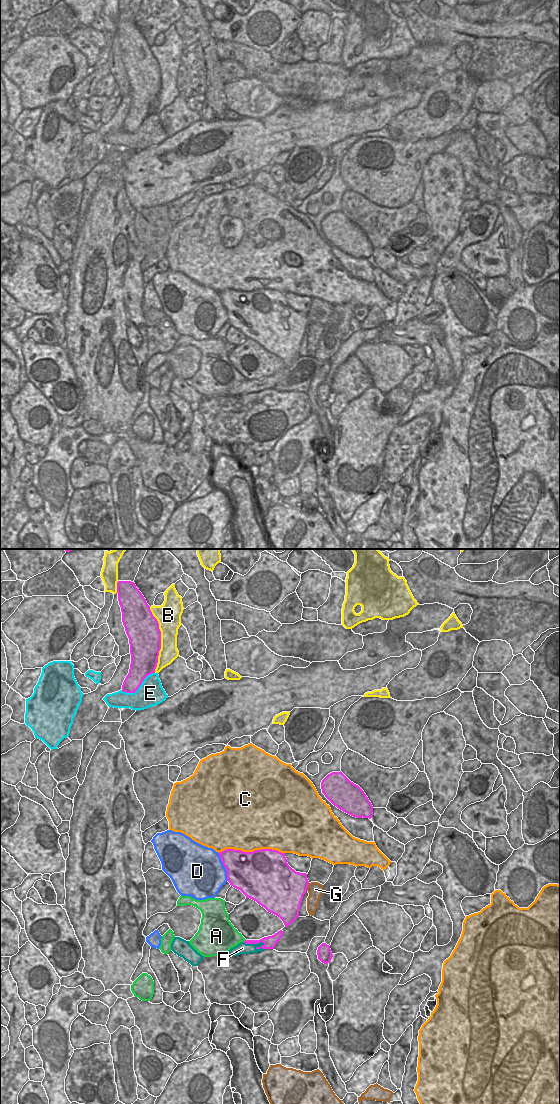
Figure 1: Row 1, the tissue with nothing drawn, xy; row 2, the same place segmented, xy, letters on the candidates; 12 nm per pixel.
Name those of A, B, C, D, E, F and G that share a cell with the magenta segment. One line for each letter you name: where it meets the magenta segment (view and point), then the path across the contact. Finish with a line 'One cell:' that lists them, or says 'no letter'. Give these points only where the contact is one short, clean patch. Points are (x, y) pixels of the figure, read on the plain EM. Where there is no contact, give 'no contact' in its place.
One cell: no letter

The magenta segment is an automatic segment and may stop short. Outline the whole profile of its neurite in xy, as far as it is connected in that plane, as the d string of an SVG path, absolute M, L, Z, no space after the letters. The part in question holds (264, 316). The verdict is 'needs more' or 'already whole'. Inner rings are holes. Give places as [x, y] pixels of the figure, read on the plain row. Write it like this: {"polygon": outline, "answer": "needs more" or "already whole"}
{"polygon": "M226 289L219 292L219 296L227 311L227 321L246 338L256 341L268 352L278 356L285 367L299 357L299 349L309 321L306 313L296 312L288 305L285 293L272 289L253 292Z", "answer": "already whole"}

